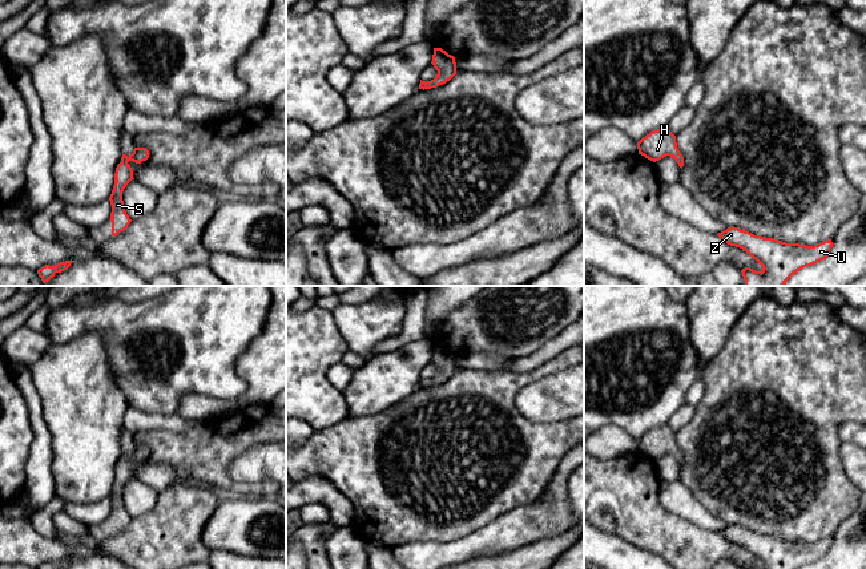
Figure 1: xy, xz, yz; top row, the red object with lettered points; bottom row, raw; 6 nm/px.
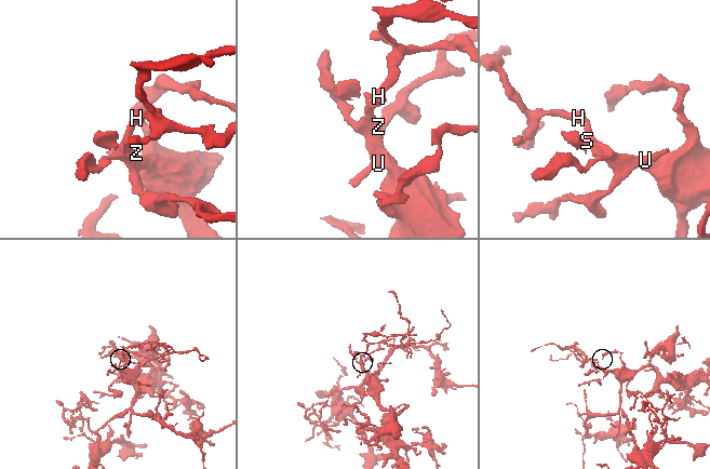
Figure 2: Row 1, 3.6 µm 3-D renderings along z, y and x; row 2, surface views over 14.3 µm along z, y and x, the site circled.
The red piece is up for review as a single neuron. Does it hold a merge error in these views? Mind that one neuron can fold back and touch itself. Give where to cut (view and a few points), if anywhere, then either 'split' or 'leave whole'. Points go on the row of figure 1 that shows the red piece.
cut none; leave whole

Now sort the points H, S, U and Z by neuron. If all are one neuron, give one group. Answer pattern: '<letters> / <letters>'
H S U Z

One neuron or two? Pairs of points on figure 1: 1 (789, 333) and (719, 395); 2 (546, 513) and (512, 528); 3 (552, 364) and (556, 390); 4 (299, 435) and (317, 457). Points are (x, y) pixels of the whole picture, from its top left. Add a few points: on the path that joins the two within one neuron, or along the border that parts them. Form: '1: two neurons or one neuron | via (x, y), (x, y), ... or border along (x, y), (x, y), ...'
1: one neuron | via (772, 350), (736, 386)
2: one neuron | via (538, 520), (520, 525)
3: two neurons | border along (570, 366), (547, 374), (526, 386)
4: two neurons | border along (313, 430), (299, 446)

